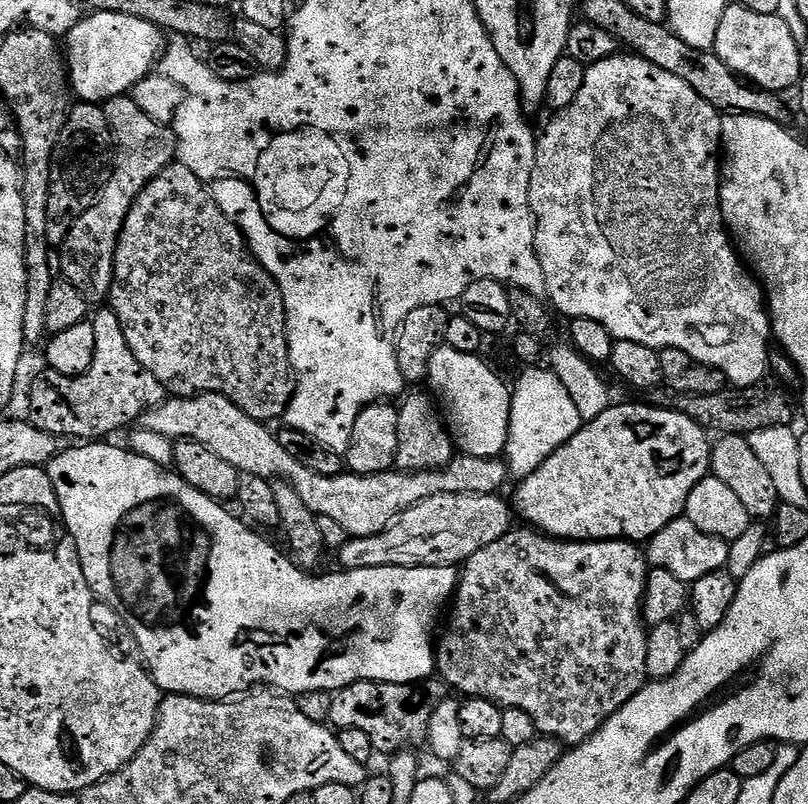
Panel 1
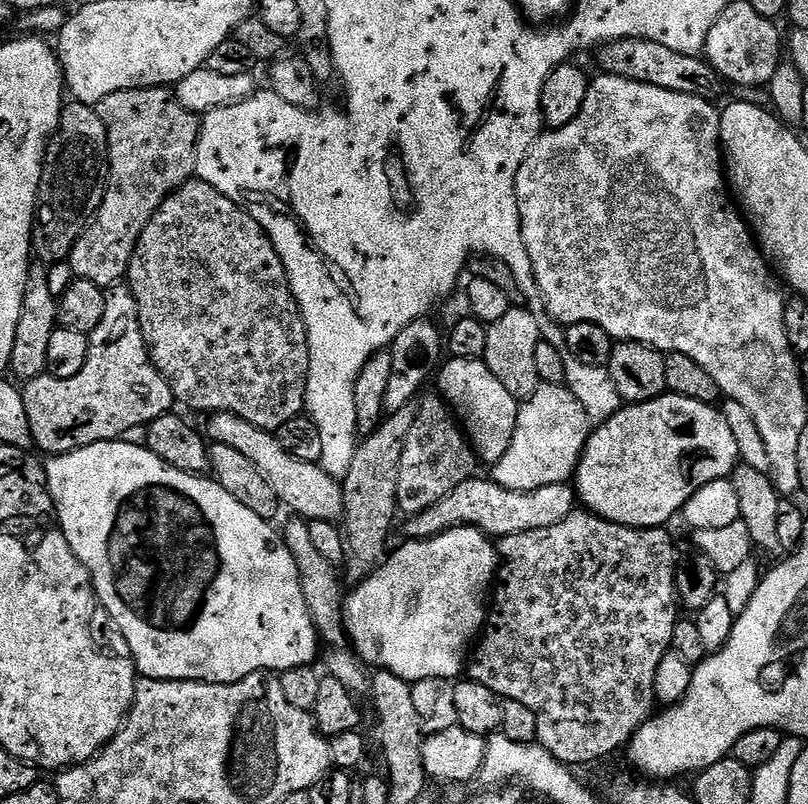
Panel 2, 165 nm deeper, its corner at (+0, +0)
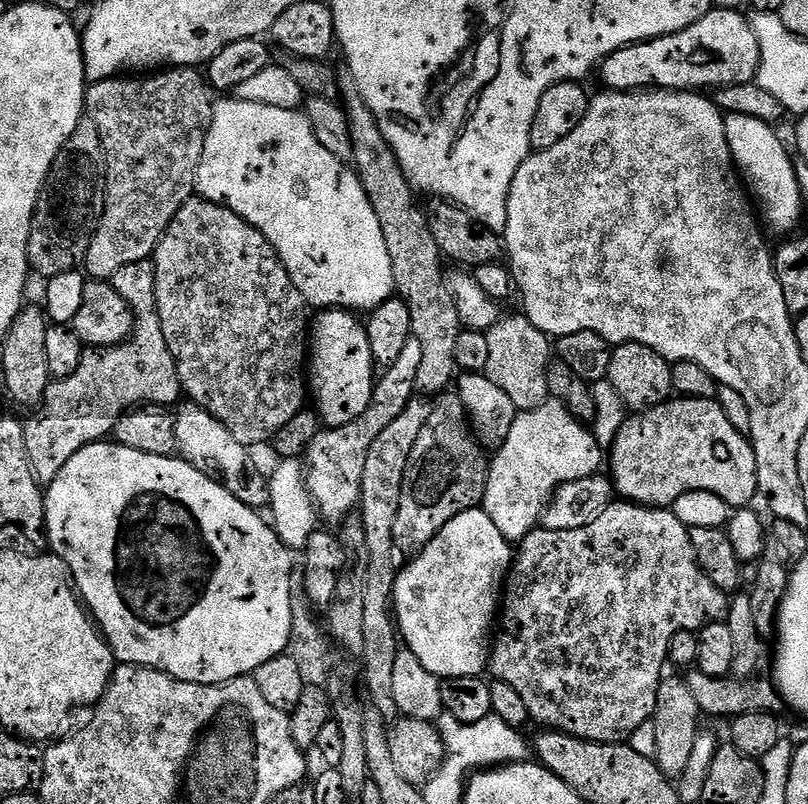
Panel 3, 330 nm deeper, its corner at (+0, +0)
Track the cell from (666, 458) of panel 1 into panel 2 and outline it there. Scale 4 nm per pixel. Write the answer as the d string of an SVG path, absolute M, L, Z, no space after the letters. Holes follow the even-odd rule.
M665 394L650 402L624 404L607 422L591 429L574 487L579 503L587 511L627 528L662 528L683 513L686 502L706 482L727 480L741 463L734 434L719 407Z

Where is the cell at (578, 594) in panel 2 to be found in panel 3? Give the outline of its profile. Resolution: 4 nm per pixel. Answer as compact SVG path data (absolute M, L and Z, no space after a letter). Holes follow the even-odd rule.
M613 502L609 504L590 526L582 526L578 530L558 530L551 532L543 526L537 527L519 541L514 552L514 559L502 589L502 611L498 616L498 636L500 641L490 648L490 672L497 680L506 682L522 694L522 702L526 702L526 710L533 721L553 732L565 732L579 740L602 742L603 744L622 744L631 741L632 735L640 727L647 725L654 714L654 706L658 702L658 683L652 682L649 688L636 688L636 676L665 675L664 666L669 663L668 647L671 639L679 631L699 633L707 624L723 621L728 615L729 597L696 564L696 555L692 545L692 533L685 524L668 508L645 508L643 504L631 502Z

